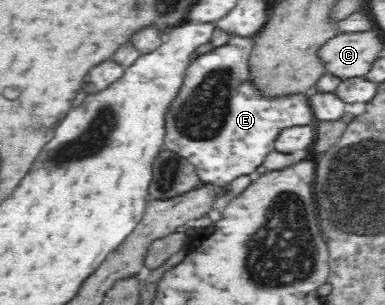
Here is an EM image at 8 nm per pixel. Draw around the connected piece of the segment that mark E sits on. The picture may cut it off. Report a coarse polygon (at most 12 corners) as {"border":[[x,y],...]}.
{"border":[[254,36],[195,56],[162,147],[223,188],[281,129],[313,124],[309,94],[267,96]]}

